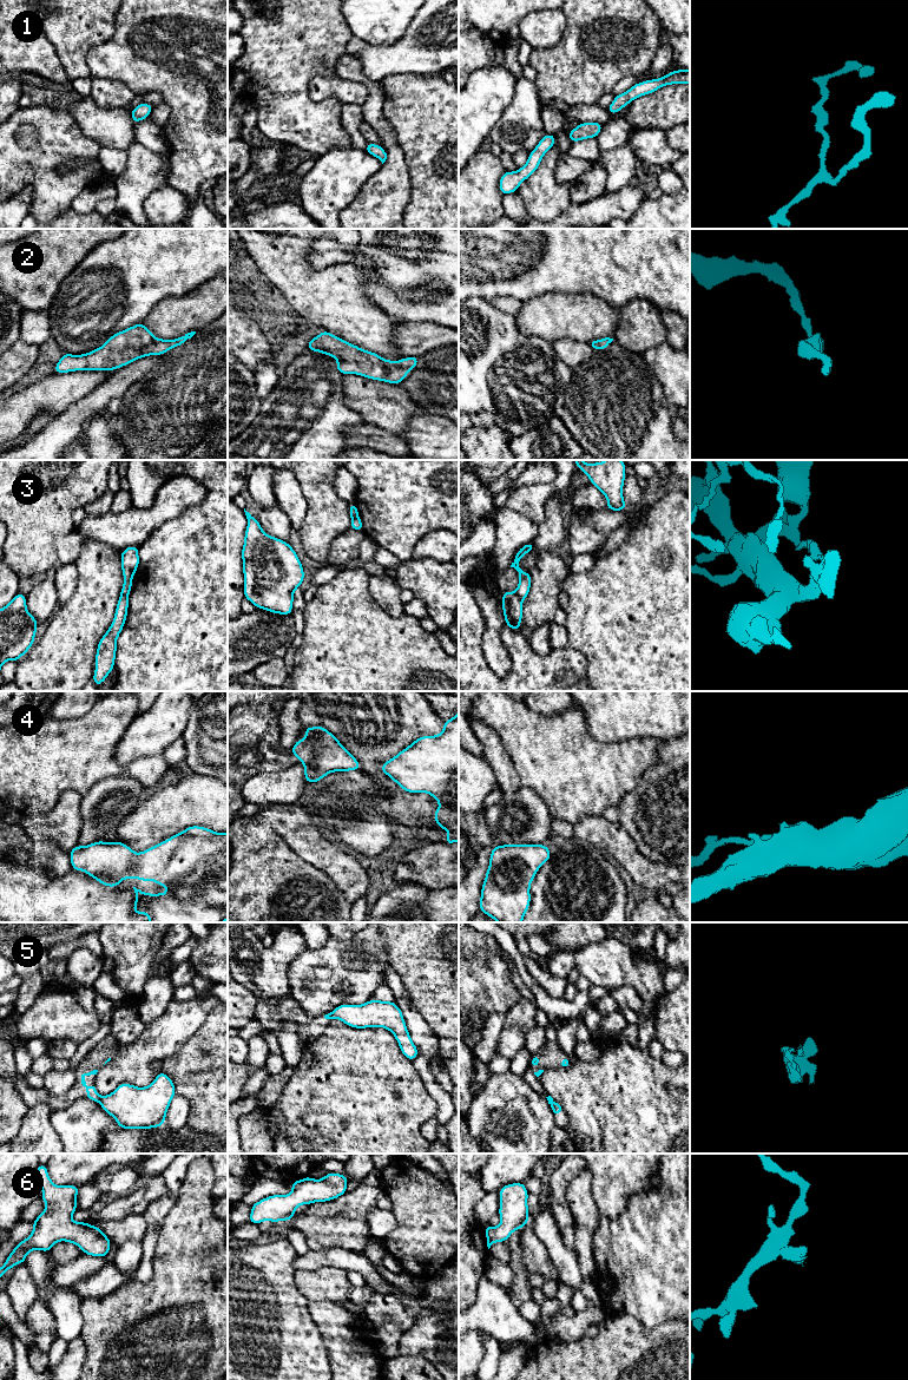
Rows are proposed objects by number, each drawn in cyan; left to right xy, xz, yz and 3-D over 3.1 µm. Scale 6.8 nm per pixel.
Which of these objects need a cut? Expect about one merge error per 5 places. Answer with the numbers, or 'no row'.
3, 5

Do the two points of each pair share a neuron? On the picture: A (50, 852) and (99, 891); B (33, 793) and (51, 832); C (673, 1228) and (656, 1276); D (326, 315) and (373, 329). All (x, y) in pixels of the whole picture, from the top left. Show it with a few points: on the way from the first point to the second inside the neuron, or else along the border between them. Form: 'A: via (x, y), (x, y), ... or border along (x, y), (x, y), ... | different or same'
A: border along (72, 869), (63, 874), (51, 874), (48, 872) | different
B: border along (61, 793), (58, 802), (50, 810), (26, 815) | different
C: via (664, 1240), (664, 1255), (656, 1264) | same
D: via (337, 315), (351, 315), (361, 322) | same

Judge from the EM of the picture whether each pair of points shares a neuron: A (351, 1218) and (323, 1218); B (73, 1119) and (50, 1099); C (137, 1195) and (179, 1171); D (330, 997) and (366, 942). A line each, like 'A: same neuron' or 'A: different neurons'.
A: same neuron
B: different neurons
C: different neurons
D: same neuron

